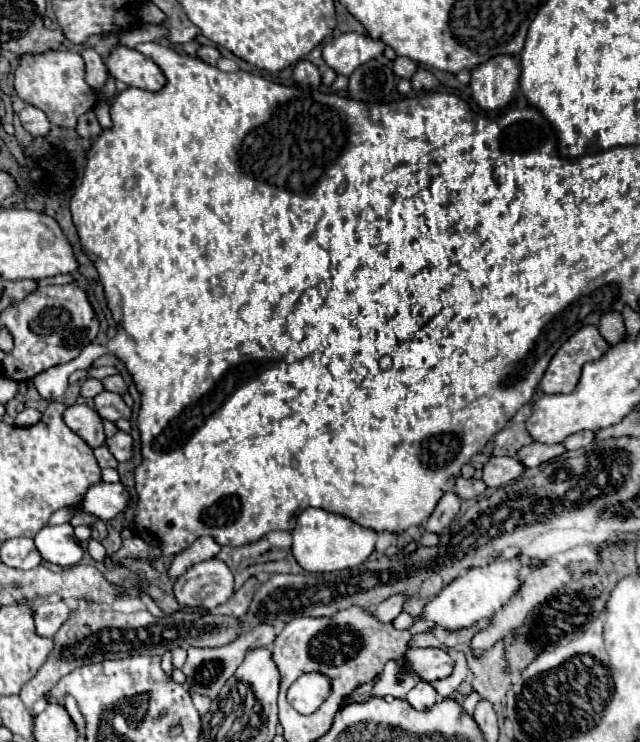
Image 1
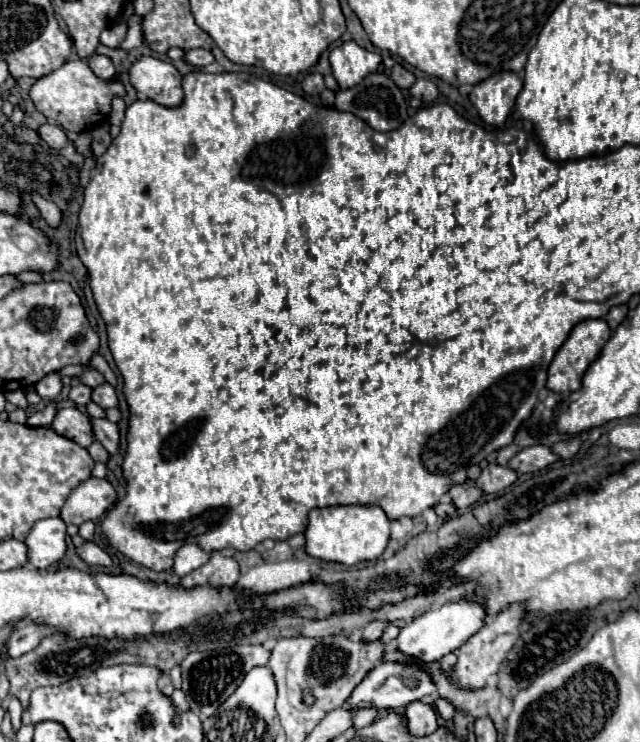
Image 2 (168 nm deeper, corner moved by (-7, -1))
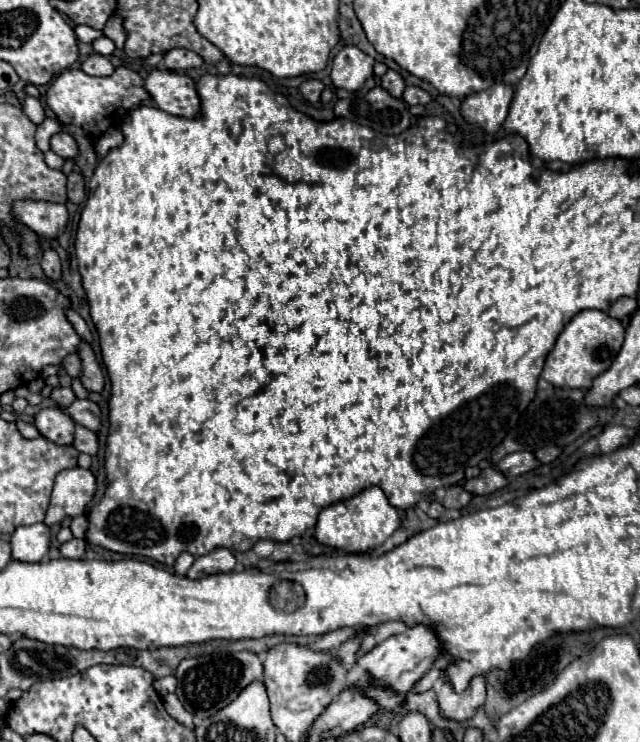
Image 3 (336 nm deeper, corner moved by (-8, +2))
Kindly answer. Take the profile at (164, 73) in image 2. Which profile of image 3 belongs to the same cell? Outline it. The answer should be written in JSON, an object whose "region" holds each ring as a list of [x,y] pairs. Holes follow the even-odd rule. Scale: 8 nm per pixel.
{"region":[[[153,68],[145,76],[145,90],[167,114],[183,118],[193,118],[199,114],[199,96],[195,82],[187,74]]]}

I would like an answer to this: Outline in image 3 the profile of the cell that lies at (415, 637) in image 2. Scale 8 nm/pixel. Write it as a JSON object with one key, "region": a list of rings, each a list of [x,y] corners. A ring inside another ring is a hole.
{"region":[[[415,624],[415,628],[407,628],[405,632],[395,634],[385,642],[377,644],[371,652],[363,654],[357,660],[357,664],[369,670],[377,678],[377,684],[389,684],[397,692],[407,692],[429,672],[429,668],[435,664],[437,658],[439,658],[439,636],[435,636],[431,628],[423,628],[423,624]]]}

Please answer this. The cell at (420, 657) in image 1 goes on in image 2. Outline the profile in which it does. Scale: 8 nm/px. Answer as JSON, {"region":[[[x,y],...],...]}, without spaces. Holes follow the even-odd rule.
{"region":[[[378,663],[372,667],[372,671],[354,687],[352,695],[346,699],[346,705],[352,711],[364,709],[364,707],[376,707],[376,709],[400,709],[406,707],[412,701],[420,701],[428,695],[434,695],[436,687],[430,681],[430,675],[422,671],[416,665],[402,665],[402,663]]]}

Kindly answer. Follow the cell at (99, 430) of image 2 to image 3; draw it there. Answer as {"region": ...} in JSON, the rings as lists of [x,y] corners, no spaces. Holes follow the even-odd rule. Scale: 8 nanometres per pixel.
{"region":[[[77,398],[67,408],[67,412],[71,414],[71,418],[75,418],[77,424],[89,428],[91,432],[99,432],[99,428],[101,428],[101,410],[99,410],[99,406],[95,402],[91,402],[91,400],[79,400]]]}

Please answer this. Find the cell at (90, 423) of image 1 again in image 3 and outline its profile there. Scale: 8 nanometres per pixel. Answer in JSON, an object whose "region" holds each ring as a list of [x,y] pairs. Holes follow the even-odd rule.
{"region":[[[43,408],[35,416],[35,426],[41,436],[53,440],[55,444],[73,444],[75,422],[63,408]]]}

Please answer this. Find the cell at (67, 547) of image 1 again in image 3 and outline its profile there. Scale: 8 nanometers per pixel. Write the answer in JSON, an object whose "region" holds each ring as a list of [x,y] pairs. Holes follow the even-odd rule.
{"region":[[[43,522],[19,526],[11,536],[11,556],[23,562],[41,562],[51,544],[51,528]]]}

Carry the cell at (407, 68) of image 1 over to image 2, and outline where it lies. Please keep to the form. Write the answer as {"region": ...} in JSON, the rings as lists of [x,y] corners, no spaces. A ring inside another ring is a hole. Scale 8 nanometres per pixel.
{"region":[[[394,65],[394,67],[392,67],[390,79],[392,79],[400,89],[408,89],[408,87],[416,81],[416,77],[414,77],[410,71],[406,71],[402,65]]]}

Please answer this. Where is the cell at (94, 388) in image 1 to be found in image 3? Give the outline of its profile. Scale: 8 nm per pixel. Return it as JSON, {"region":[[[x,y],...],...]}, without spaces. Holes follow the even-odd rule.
{"region":[[[53,388],[51,398],[61,406],[61,408],[69,408],[71,400],[75,400],[75,392],[71,388]]]}

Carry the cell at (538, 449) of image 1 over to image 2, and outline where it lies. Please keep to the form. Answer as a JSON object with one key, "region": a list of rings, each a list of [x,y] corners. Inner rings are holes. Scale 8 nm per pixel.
{"region":[[[534,445],[534,447],[524,447],[520,453],[516,453],[508,461],[508,467],[514,469],[516,473],[534,473],[552,465],[556,459],[558,457],[550,451],[550,447]]]}

